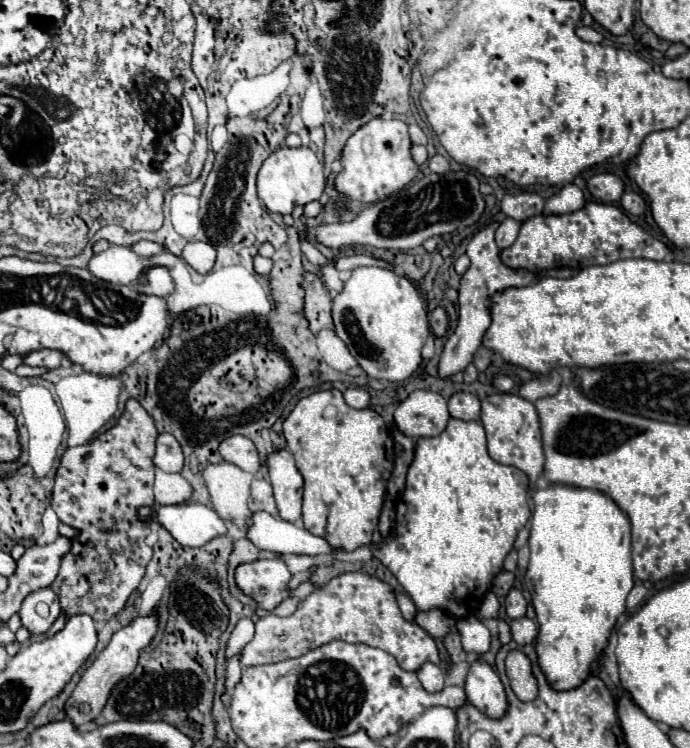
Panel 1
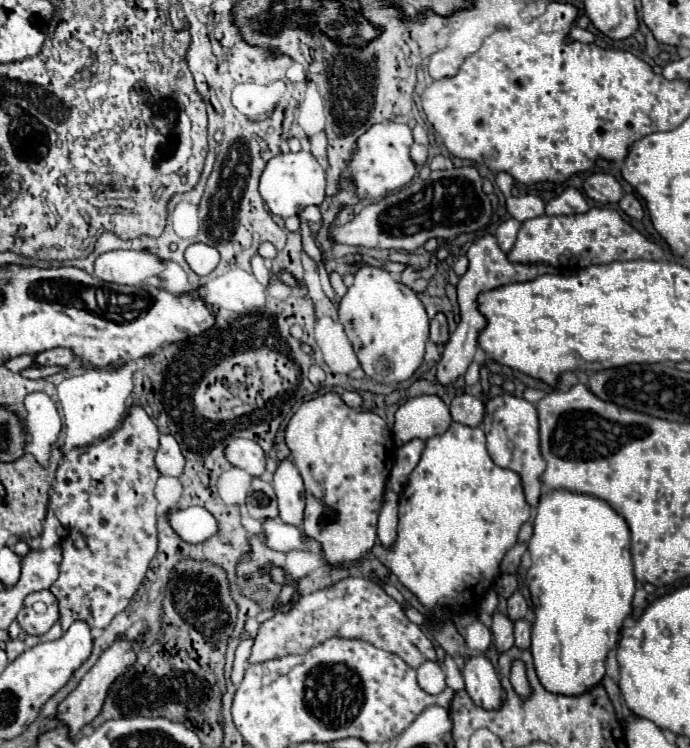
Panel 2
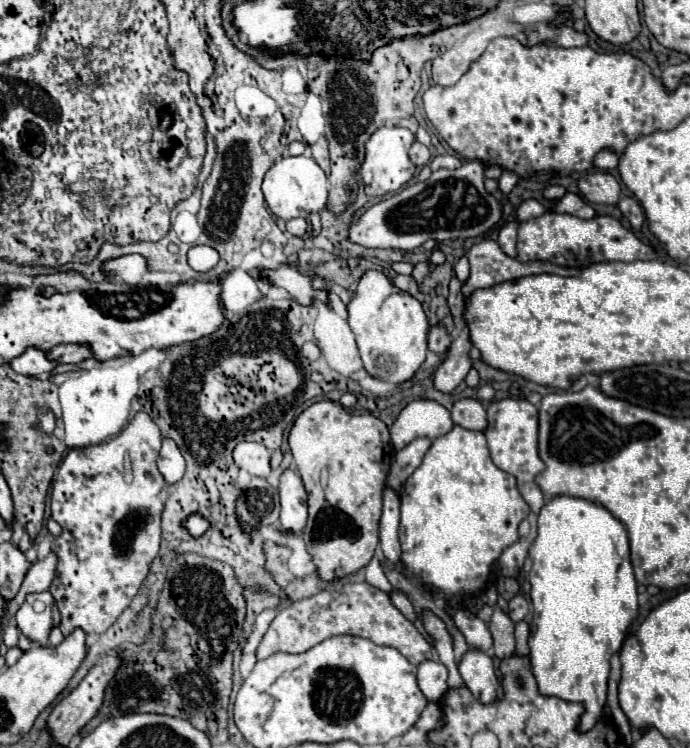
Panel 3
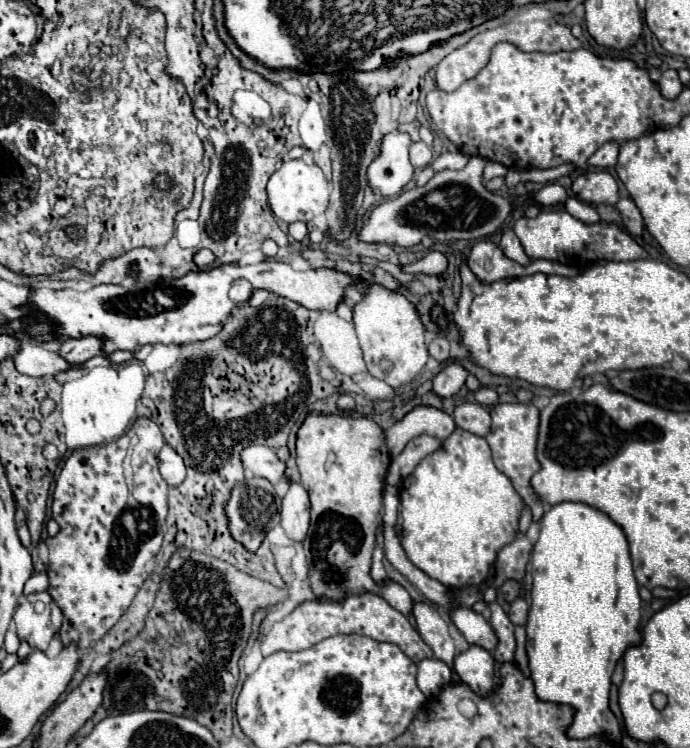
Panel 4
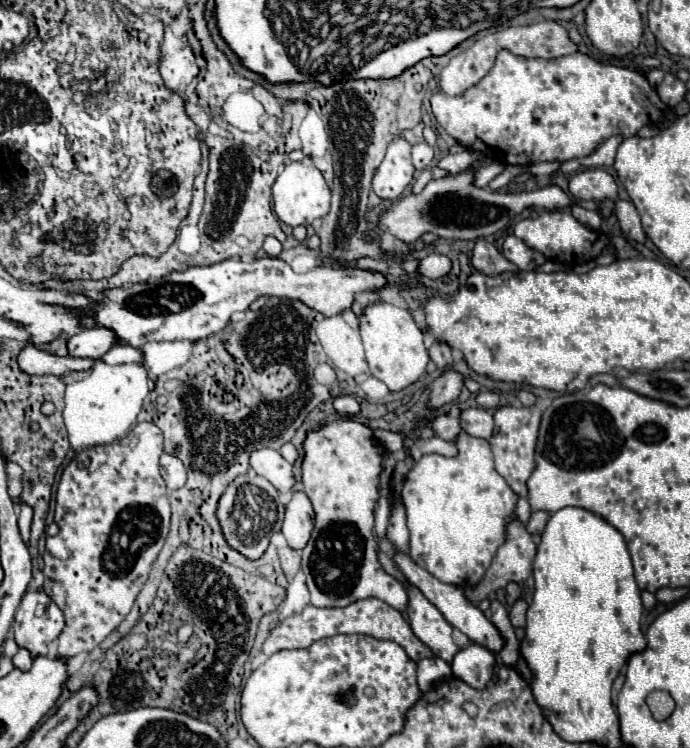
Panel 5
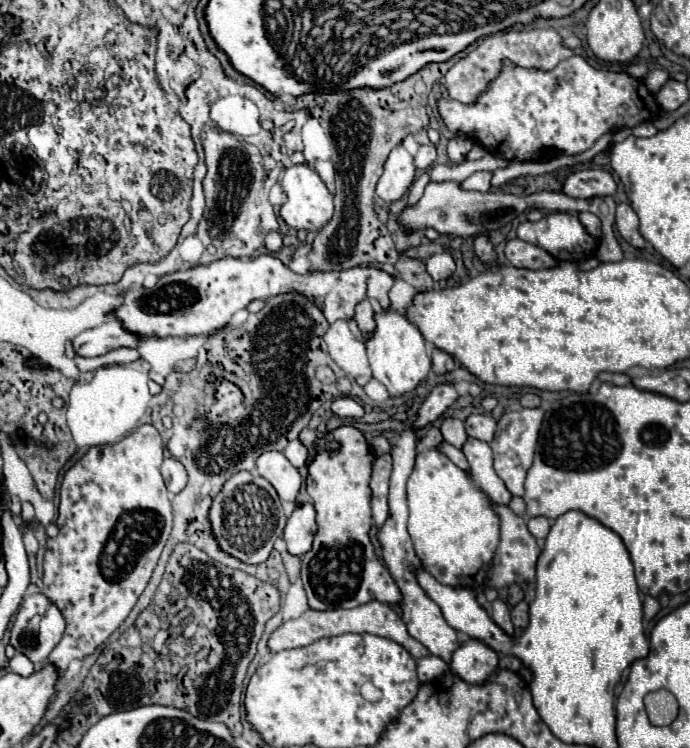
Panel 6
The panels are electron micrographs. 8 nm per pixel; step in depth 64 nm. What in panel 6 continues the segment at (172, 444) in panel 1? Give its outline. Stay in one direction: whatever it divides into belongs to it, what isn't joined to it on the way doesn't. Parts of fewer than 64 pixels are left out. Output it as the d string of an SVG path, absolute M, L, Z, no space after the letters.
M166 458L164 464L162 464L162 476L164 476L164 482L166 482L166 488L176 494L176 492L182 492L186 482L188 482L188 474L186 474L186 468L178 462L178 460L172 460L172 458Z

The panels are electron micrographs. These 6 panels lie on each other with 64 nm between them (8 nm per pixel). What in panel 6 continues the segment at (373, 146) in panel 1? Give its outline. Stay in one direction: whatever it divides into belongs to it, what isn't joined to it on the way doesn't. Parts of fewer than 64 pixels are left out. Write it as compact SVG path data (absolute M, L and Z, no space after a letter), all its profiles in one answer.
M396 146L384 164L384 174L378 180L376 194L384 202L392 204L408 192L410 184L414 182L414 176L416 176L414 158L408 154L404 146Z

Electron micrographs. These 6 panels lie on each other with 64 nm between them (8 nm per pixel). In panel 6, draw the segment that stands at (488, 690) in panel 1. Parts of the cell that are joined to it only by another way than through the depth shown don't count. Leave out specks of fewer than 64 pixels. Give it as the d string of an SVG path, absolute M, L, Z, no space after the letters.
M470 638L454 652L450 668L462 680L468 680L470 684L482 684L498 668L498 654L484 642Z

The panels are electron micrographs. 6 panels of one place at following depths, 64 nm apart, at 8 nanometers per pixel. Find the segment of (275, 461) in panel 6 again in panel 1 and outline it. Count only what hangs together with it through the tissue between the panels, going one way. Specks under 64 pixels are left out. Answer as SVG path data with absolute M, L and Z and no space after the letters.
M230 436L220 444L220 454L230 464L236 464L244 472L256 474L260 470L260 456L252 440L246 436Z

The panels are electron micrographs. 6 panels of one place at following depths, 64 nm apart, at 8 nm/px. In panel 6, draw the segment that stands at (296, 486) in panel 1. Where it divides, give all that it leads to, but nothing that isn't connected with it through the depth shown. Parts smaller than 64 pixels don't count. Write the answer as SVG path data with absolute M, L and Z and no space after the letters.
M304 504L292 512L288 518L288 524L284 528L284 540L288 544L288 552L292 556L304 556L308 548L312 548L312 540L316 534L316 520L314 520L314 508L310 504Z

